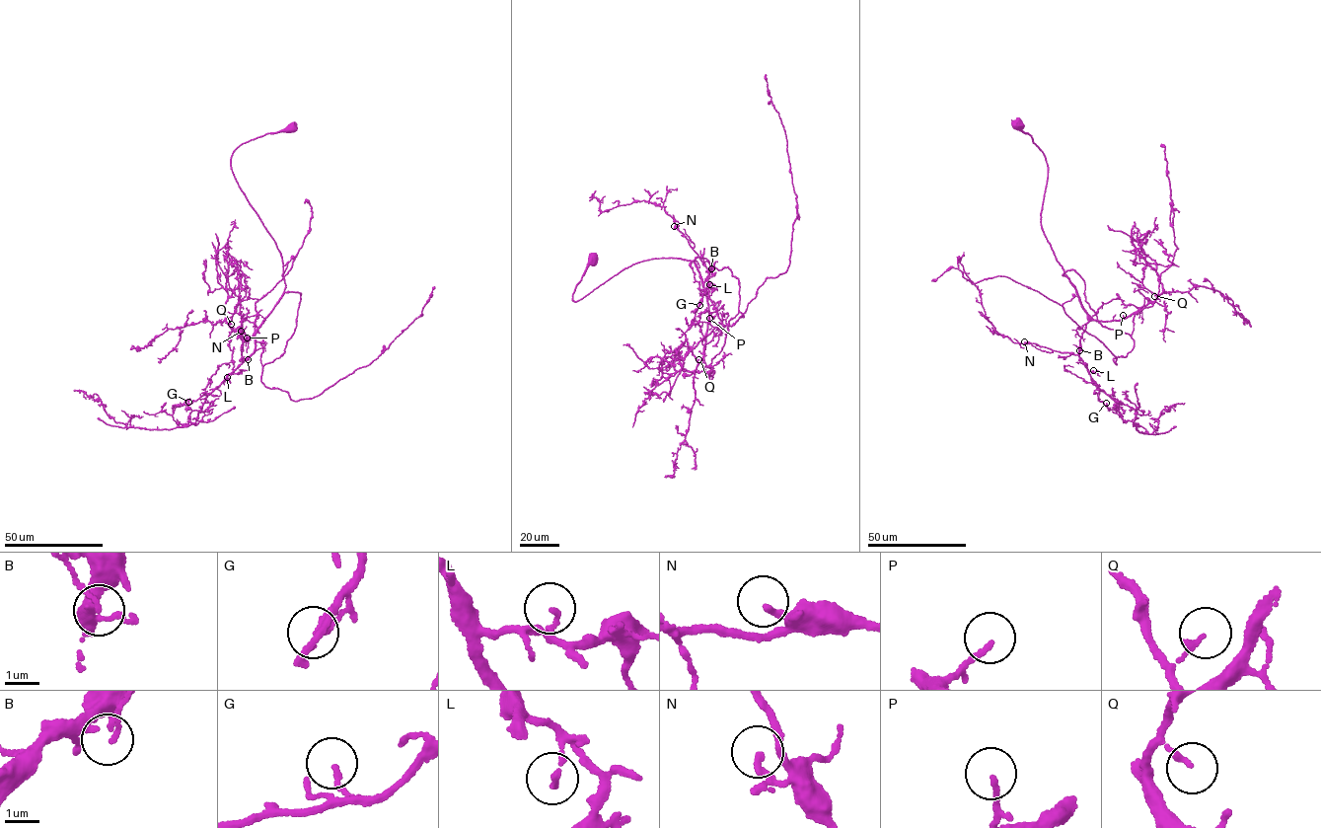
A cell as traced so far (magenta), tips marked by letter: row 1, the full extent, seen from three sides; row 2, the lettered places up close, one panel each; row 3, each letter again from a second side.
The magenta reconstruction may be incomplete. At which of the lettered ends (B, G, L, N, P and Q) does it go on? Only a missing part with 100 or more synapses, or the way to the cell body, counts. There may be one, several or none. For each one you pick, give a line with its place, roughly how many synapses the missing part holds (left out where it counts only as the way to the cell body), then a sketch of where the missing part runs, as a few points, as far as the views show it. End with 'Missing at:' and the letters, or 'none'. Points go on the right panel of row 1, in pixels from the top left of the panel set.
B: Place: (1079, 350). Roughly 110 synapses. Course of what is missing: (1079, 350), (1064, 342), (1063, 339), (1068, 334)
Missing at: B

